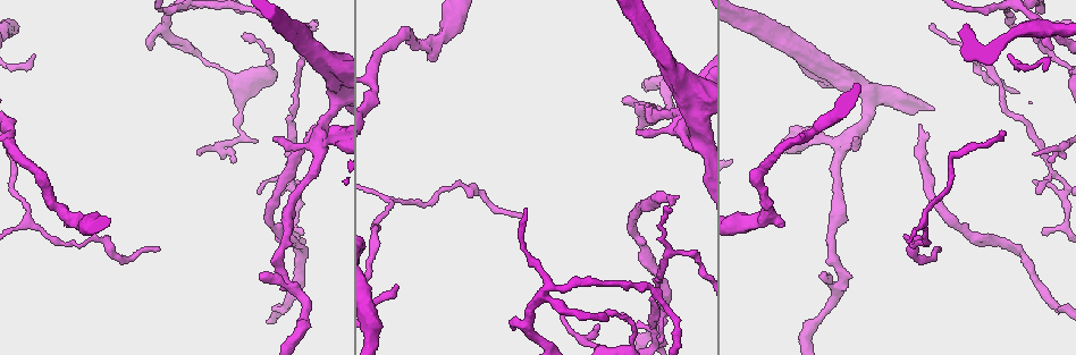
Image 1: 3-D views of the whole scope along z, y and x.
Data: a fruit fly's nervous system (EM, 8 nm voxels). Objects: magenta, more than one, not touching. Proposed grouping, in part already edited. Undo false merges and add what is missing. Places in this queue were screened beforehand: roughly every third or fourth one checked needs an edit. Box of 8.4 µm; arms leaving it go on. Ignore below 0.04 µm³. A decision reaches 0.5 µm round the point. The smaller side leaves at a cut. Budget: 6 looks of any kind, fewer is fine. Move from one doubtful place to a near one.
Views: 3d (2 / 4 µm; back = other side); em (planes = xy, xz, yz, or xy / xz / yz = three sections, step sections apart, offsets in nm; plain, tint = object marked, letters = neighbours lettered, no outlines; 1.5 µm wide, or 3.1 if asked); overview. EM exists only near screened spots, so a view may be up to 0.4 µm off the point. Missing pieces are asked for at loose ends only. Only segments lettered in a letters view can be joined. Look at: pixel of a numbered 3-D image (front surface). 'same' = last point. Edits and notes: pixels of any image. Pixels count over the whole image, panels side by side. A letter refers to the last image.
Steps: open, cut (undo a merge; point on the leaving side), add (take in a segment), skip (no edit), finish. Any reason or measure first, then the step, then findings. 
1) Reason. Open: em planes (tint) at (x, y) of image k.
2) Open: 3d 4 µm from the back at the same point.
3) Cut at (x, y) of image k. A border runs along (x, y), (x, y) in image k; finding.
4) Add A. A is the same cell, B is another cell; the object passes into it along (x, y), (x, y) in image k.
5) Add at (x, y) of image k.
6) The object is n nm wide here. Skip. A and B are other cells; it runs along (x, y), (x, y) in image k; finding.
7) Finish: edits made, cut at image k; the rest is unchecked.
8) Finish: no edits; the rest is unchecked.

Abrupt turn. Open: em planes (letters) at (302, 60) of image 1.

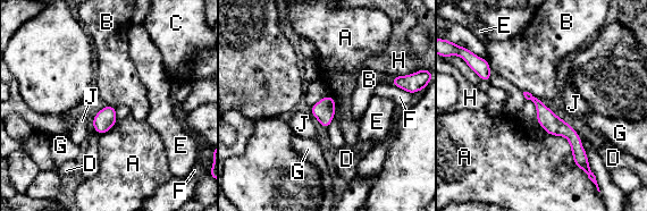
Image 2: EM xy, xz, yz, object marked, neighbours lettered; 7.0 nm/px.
Skip. A, B, C, D, E, F, G, H and J are other cells; it runs along (528, 95), (574, 141), (582, 163) in image 2; all the same neuron.

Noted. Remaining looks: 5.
Free end. Open: em planes (plain) at (824, 273) of image 1.

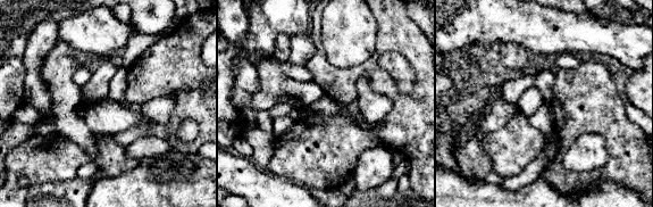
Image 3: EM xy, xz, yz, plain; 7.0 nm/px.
Open: em planes (letters) at the same point.

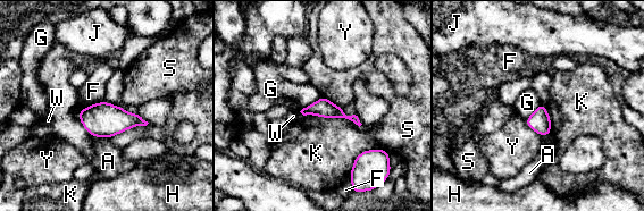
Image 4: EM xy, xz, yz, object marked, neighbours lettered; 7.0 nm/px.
The object is 130 nm wide here. Skip. A, F, G, H, J, K, S, W and Y are other cells; it runs along (304, 111), (332, 110), (354, 118) in image 4; no lettered segment goes on from it.

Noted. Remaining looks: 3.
Thin end. Open: 3d 2 µm at (314, 125) of image 1.

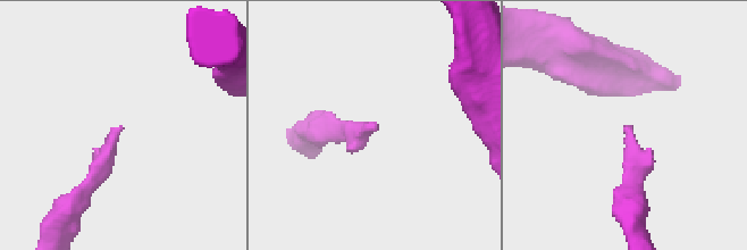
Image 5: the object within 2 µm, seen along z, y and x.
Need the tissue. Open: em planes (letters) at (121, 125) of image 5.

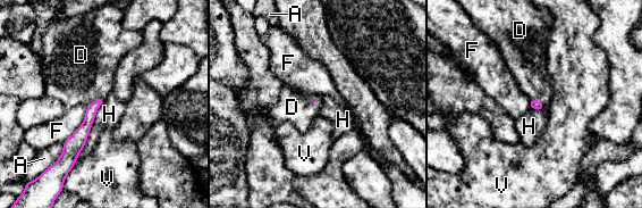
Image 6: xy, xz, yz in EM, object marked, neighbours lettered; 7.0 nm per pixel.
Add D. D is the same cell, A, F, H and V are other cells; it goes on there.

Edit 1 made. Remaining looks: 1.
Finish: edits made, add at image 6; the rest is unchecked.

